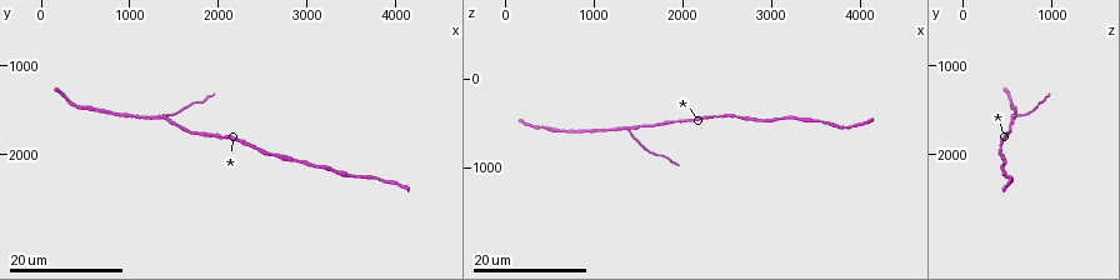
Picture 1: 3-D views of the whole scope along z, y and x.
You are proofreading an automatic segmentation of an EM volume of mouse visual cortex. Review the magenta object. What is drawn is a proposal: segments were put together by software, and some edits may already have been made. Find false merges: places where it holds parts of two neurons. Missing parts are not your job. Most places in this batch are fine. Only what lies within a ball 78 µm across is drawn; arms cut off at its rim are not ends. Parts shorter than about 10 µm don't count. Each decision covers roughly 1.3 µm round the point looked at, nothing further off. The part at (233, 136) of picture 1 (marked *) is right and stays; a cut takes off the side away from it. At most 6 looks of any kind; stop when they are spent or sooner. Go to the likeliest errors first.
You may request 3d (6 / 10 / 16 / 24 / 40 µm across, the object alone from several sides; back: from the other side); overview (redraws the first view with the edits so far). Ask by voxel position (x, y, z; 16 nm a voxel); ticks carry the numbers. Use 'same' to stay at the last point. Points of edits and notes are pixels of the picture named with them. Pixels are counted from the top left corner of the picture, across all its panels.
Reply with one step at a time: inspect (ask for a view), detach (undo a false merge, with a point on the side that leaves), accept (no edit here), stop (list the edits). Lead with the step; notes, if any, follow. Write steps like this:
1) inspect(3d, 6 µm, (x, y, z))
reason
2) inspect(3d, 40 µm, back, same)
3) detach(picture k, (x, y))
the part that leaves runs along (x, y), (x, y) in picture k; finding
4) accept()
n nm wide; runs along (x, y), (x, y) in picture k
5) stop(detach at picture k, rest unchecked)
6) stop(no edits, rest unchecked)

inspect(3d, 16 µm, (2650, 2000, 400))
a narrow waist

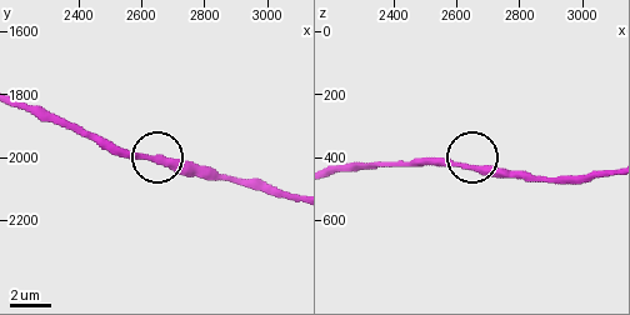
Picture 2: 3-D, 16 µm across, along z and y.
inspect(3d, 6 µm, (2620, 2000, 420))

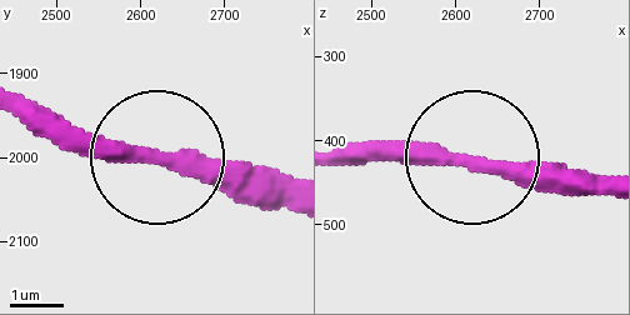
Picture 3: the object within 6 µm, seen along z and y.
accept()
runs along (31, 103), (98, 139), (286, 179) in picture 3; continuous, no second neuron

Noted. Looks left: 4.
inspect(3d, 24 µm, (3550, 2250, 450))
narrows sharply

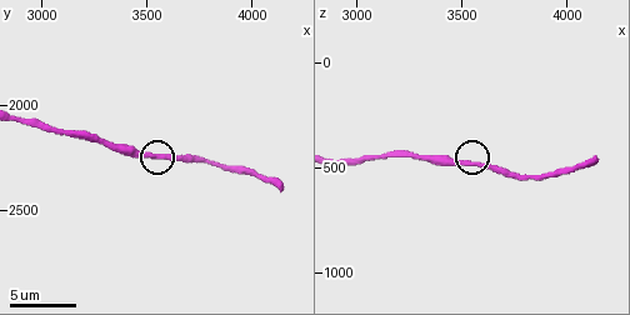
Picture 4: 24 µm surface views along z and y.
inspect(3d, 6 µm, (3550, 2250, 480))

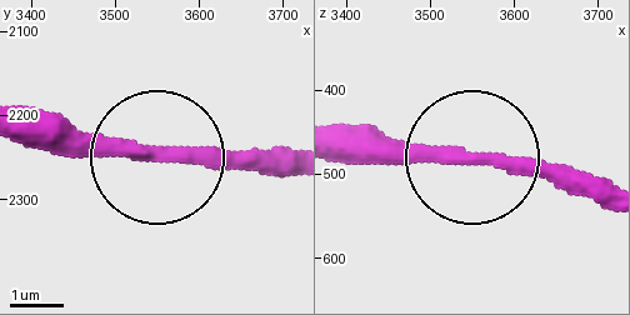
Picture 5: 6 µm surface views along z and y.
inspect(3d, 6 µm, back, (3560, 2245, 480))

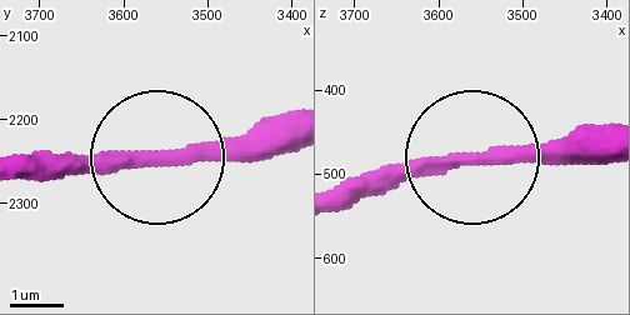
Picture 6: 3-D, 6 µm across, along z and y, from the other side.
accept()
all the same neuron

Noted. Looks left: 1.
inspect(3d, 16 µm, (3150, 2130, 450))

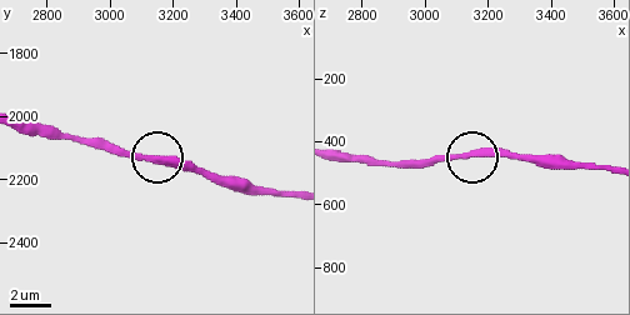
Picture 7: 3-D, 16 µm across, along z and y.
accept()
330 nm wide; runs along (24, 119), (208, 170) in picture 7; one neuron here

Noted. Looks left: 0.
stop(no edits, rest unchecked)

